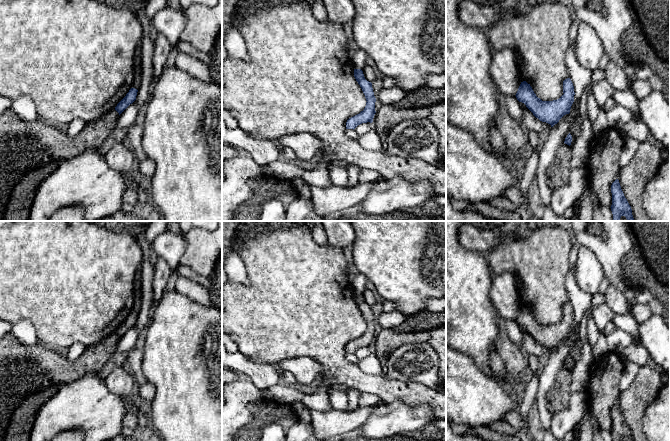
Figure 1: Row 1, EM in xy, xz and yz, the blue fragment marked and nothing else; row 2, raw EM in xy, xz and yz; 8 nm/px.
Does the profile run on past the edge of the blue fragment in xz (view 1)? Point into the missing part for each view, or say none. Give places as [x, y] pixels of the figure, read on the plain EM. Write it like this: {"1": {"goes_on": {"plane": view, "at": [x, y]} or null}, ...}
{"1": {"goes_on": null}}

